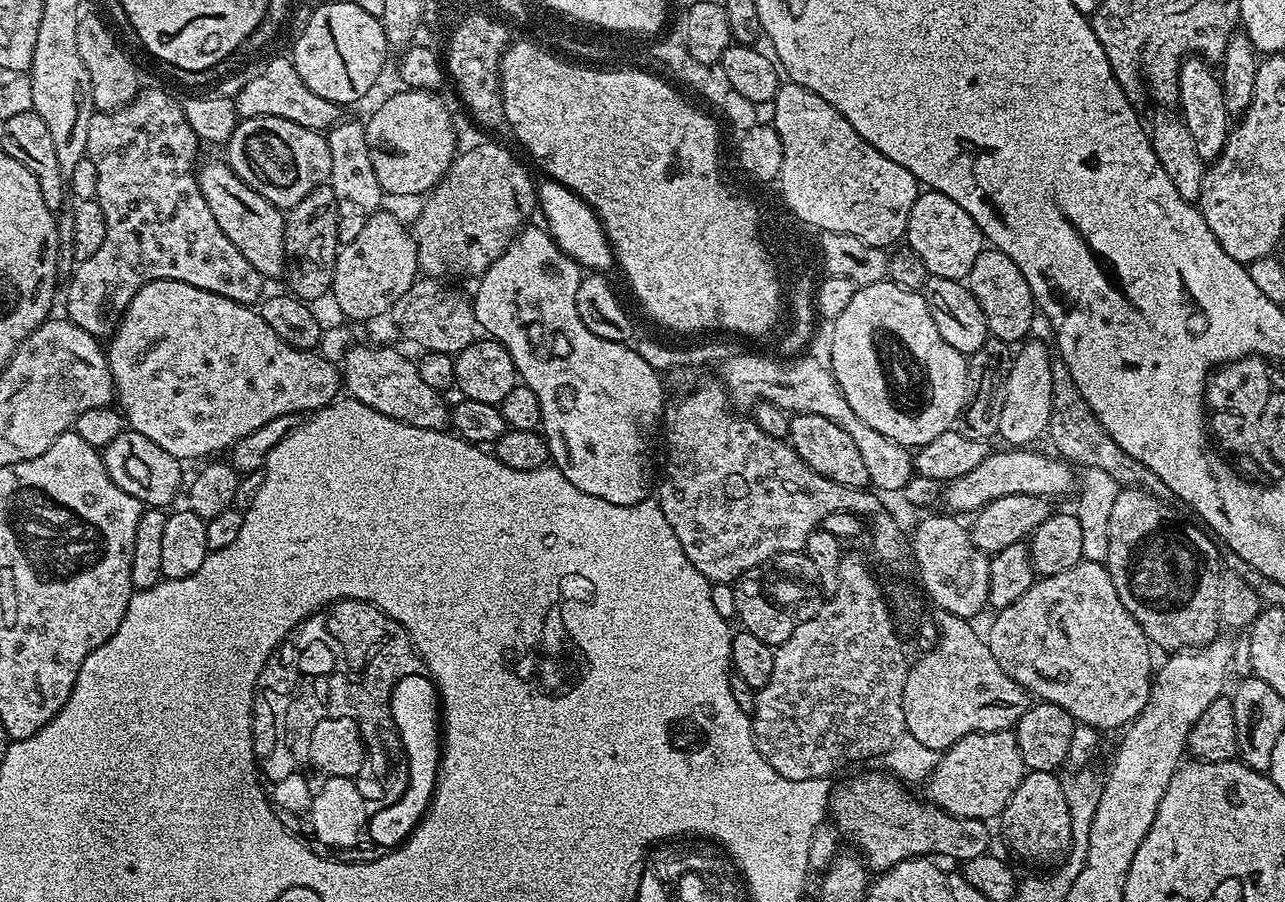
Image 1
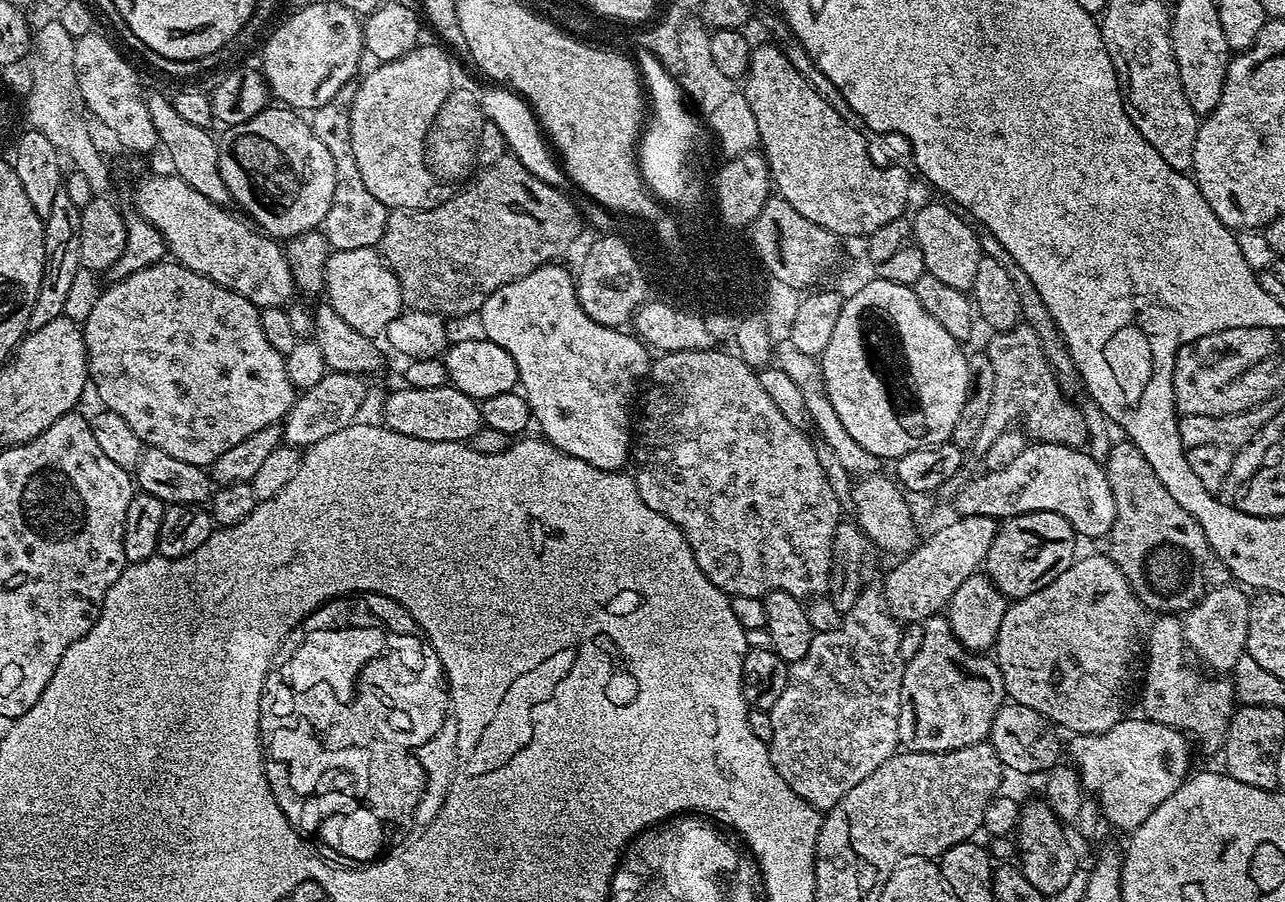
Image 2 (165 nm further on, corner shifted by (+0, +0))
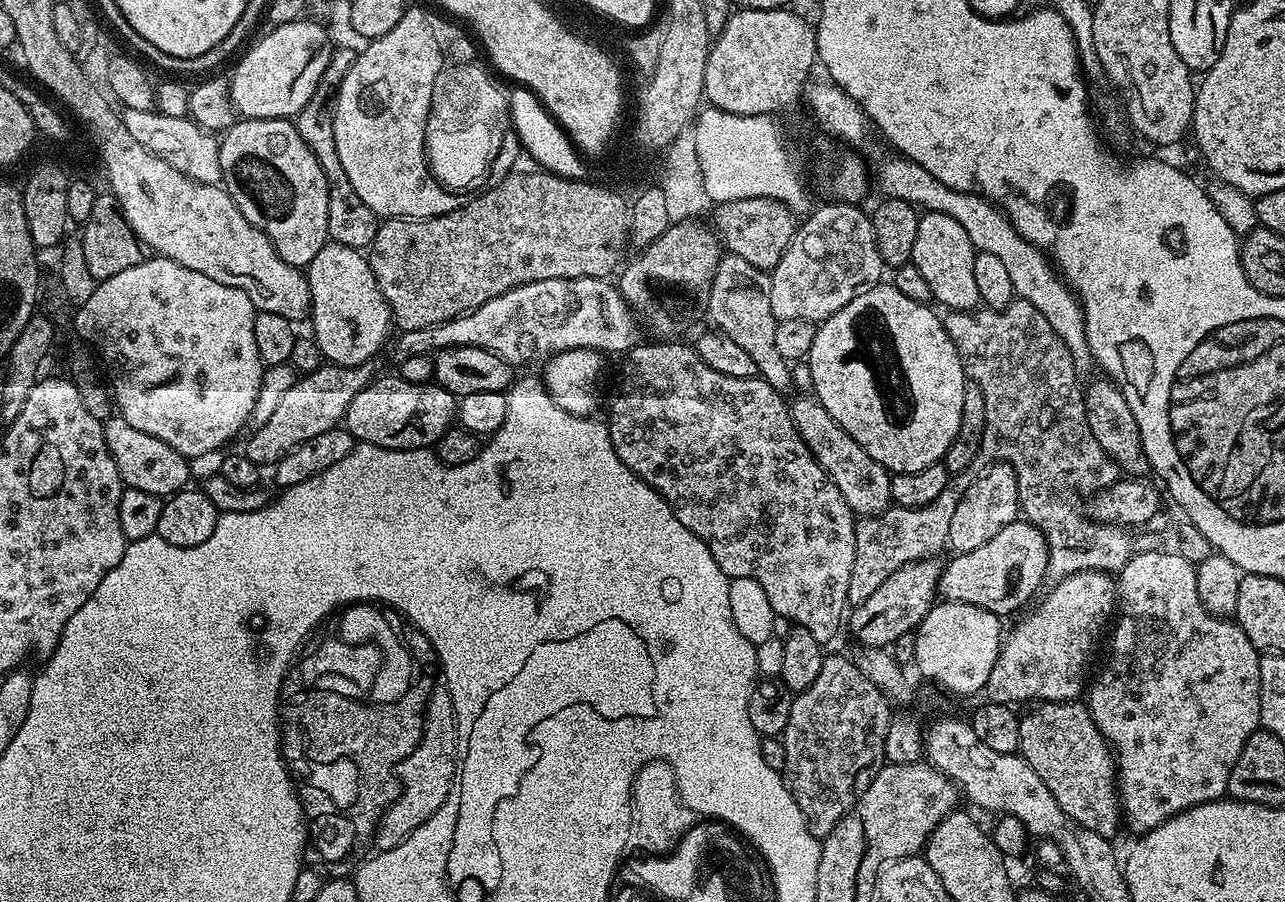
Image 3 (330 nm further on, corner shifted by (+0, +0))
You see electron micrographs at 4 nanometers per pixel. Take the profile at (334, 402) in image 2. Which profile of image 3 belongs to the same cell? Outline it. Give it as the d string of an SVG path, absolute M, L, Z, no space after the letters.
M550 278L511 288L506 290L506 294L498 294L498 298L490 298L490 302L478 306L466 316L426 326L422 330L400 332L395 359L401 361L411 356L435 354L441 352L443 348L454 346L478 346L482 350L490 350L498 354L498 358L513 366L532 364L535 360L544 362L560 352L569 352L575 348L595 348L604 354L609 354L608 352L626 354L642 340L640 328L636 325L638 316L624 301L624 295L619 287L615 283L608 283L612 282L604 278Z

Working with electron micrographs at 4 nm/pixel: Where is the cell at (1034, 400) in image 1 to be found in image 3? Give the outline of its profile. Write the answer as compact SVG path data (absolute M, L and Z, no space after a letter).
M1003 462L992 464L981 472L970 490L960 496L954 518L950 518L948 544L951 551L958 553L978 550L978 546L990 542L990 538L994 538L1002 526L1010 526L1010 522L1014 522L1020 515L1020 495L1014 470Z

